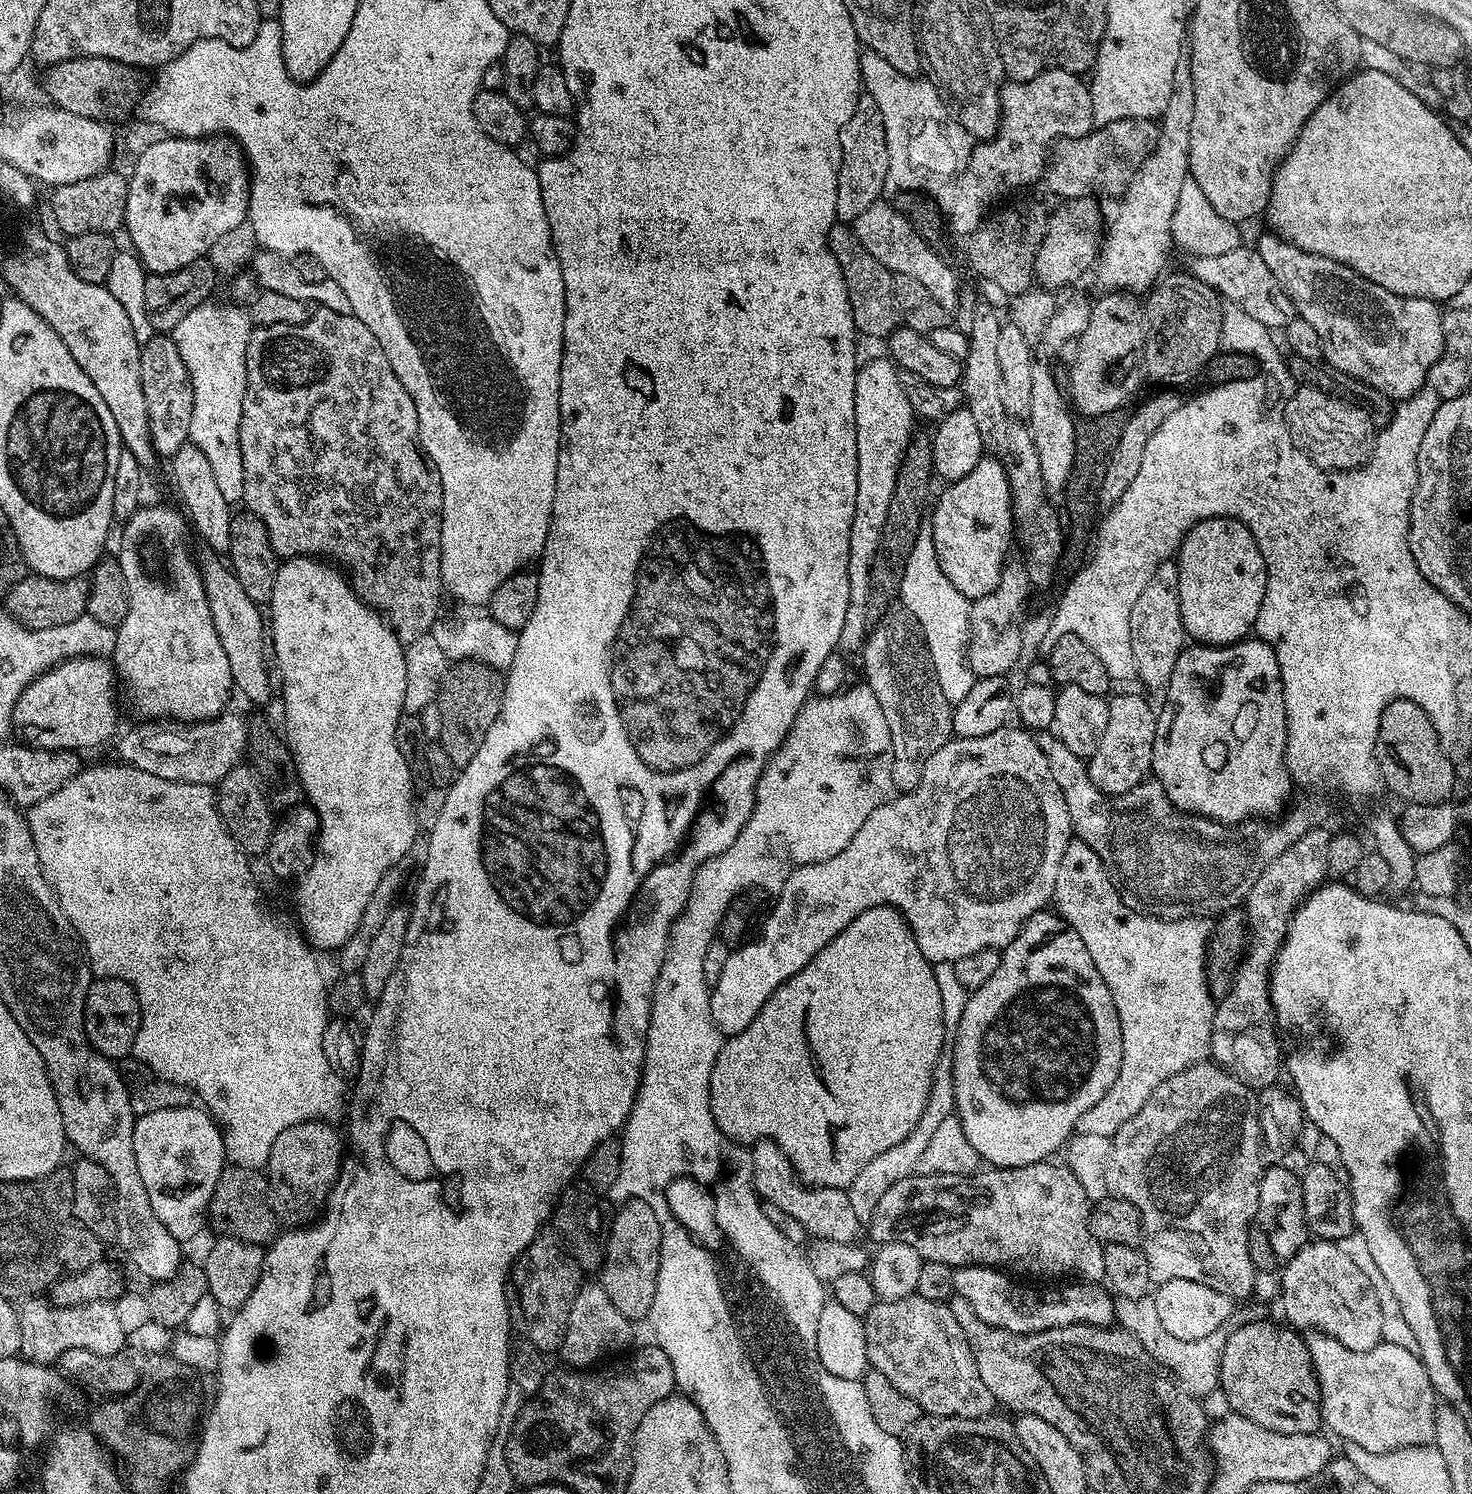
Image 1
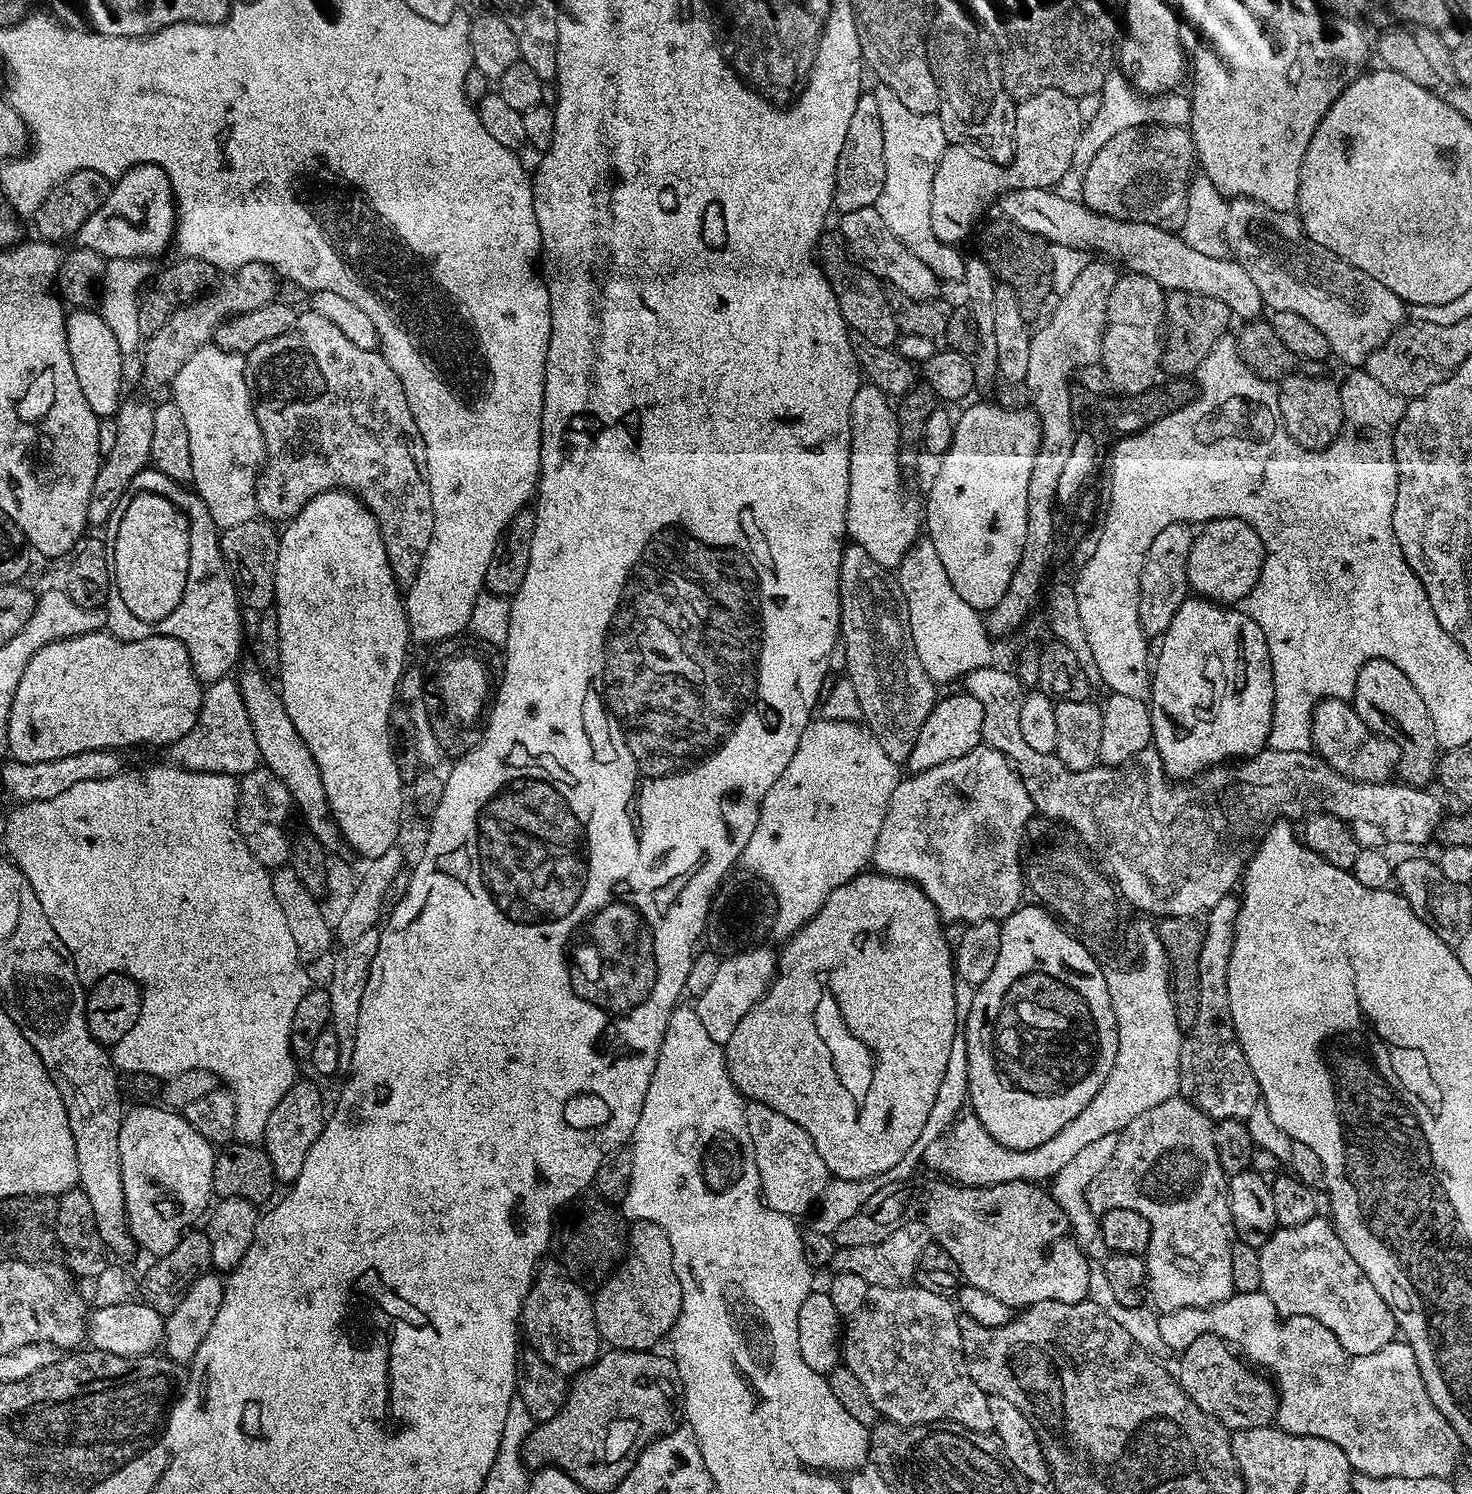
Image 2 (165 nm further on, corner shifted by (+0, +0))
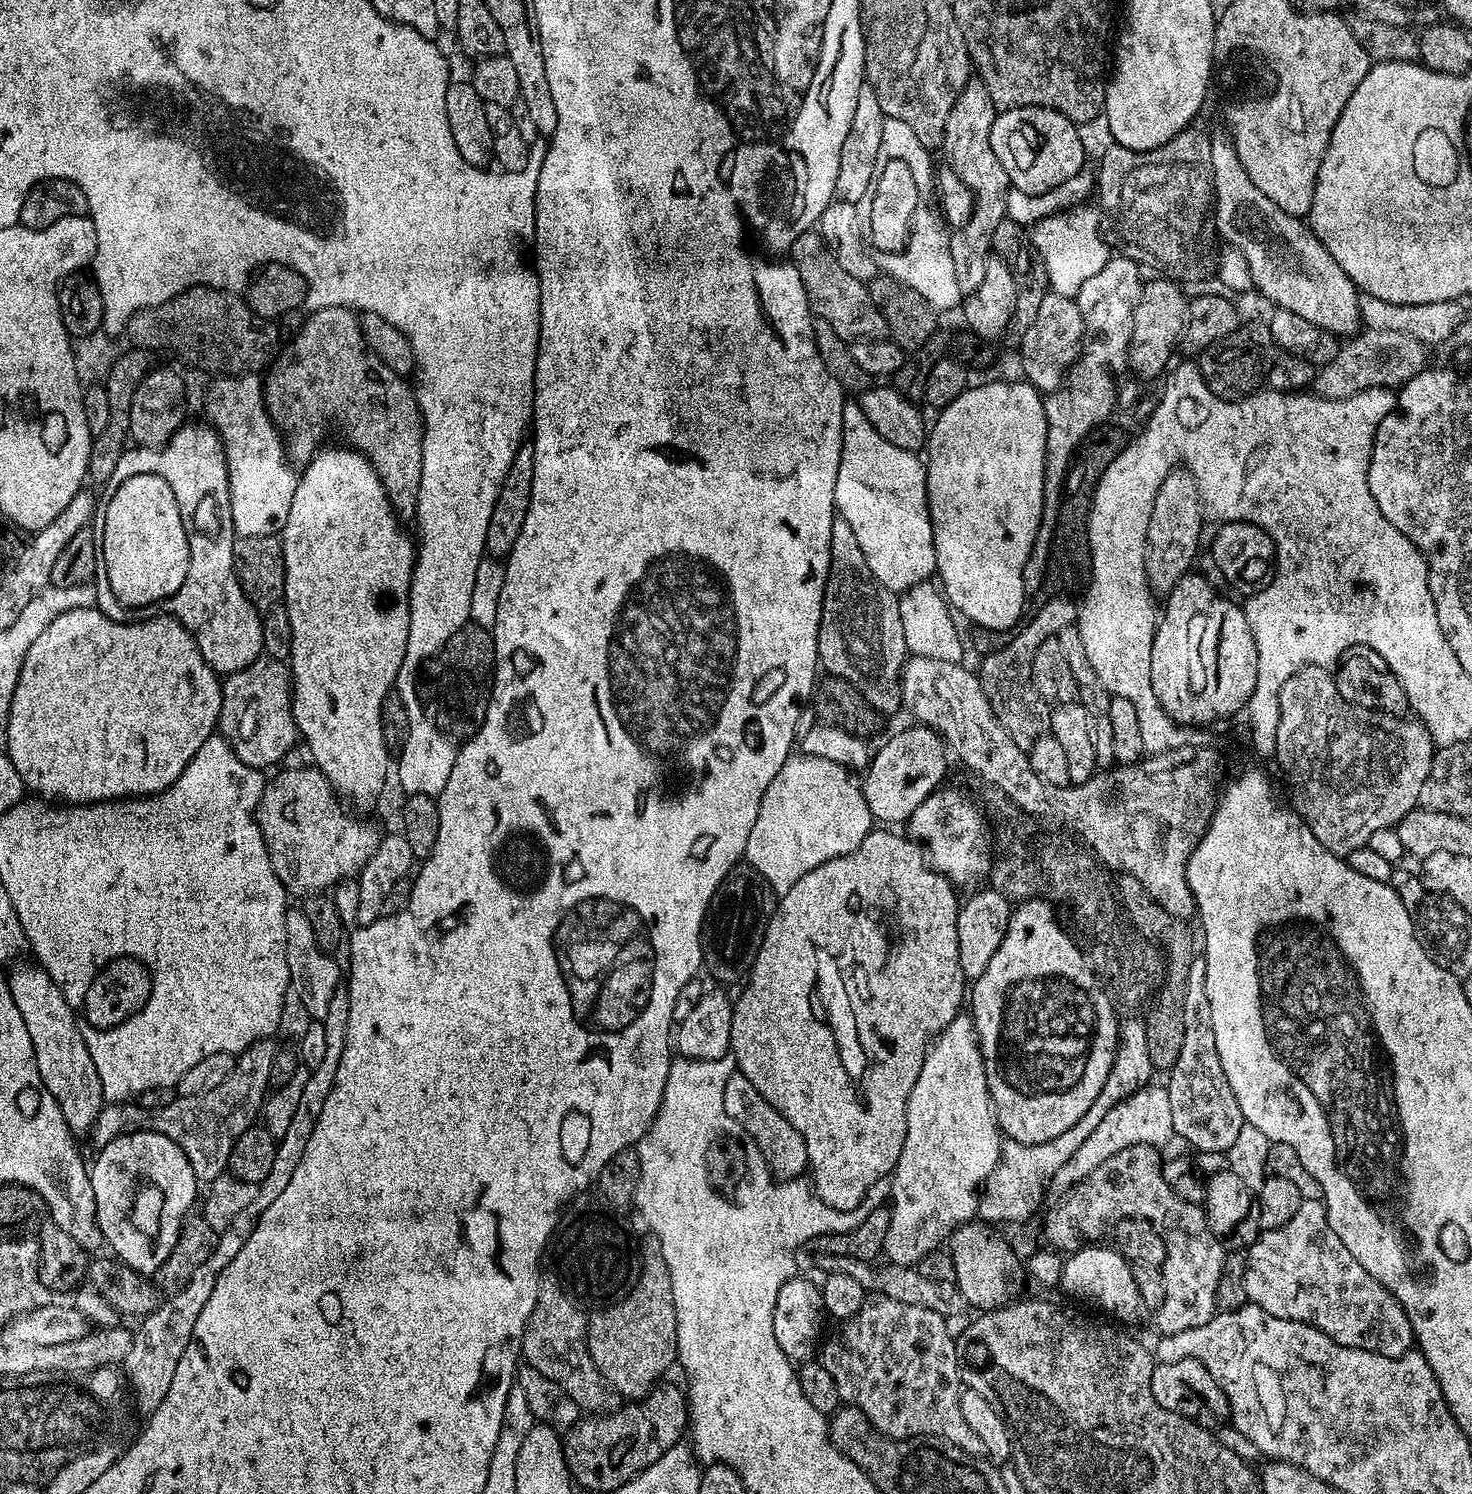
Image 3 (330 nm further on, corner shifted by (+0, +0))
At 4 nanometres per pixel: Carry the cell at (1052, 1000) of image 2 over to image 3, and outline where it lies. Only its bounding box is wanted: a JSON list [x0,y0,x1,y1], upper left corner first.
[970,898,1118,1144]

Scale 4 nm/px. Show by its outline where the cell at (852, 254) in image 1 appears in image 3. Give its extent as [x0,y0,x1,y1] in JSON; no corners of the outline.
[790,231,888,341]

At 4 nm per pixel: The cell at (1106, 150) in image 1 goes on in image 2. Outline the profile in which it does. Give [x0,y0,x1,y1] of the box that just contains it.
[1083,126,1197,226]

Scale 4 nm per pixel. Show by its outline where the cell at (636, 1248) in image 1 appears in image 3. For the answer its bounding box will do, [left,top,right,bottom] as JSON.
[588,1234,678,1402]

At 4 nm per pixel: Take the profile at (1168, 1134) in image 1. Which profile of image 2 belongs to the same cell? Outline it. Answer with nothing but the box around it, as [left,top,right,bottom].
[1088,1095,1236,1313]

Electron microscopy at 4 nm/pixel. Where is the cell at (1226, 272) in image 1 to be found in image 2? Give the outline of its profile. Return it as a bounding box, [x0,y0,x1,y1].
[998,188,1266,321]

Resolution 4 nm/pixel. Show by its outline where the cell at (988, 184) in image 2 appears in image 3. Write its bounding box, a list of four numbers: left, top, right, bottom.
[990,106,1085,197]

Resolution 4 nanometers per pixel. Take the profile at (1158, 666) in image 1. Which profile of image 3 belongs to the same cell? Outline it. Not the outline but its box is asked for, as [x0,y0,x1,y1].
[1144,466,1204,598]

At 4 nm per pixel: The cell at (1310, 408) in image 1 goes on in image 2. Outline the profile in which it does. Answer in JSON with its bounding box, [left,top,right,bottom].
[1278,376,1346,450]

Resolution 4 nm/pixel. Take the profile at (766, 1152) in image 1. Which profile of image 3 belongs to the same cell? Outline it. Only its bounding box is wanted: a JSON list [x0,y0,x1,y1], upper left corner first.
[722,1070,809,1181]

